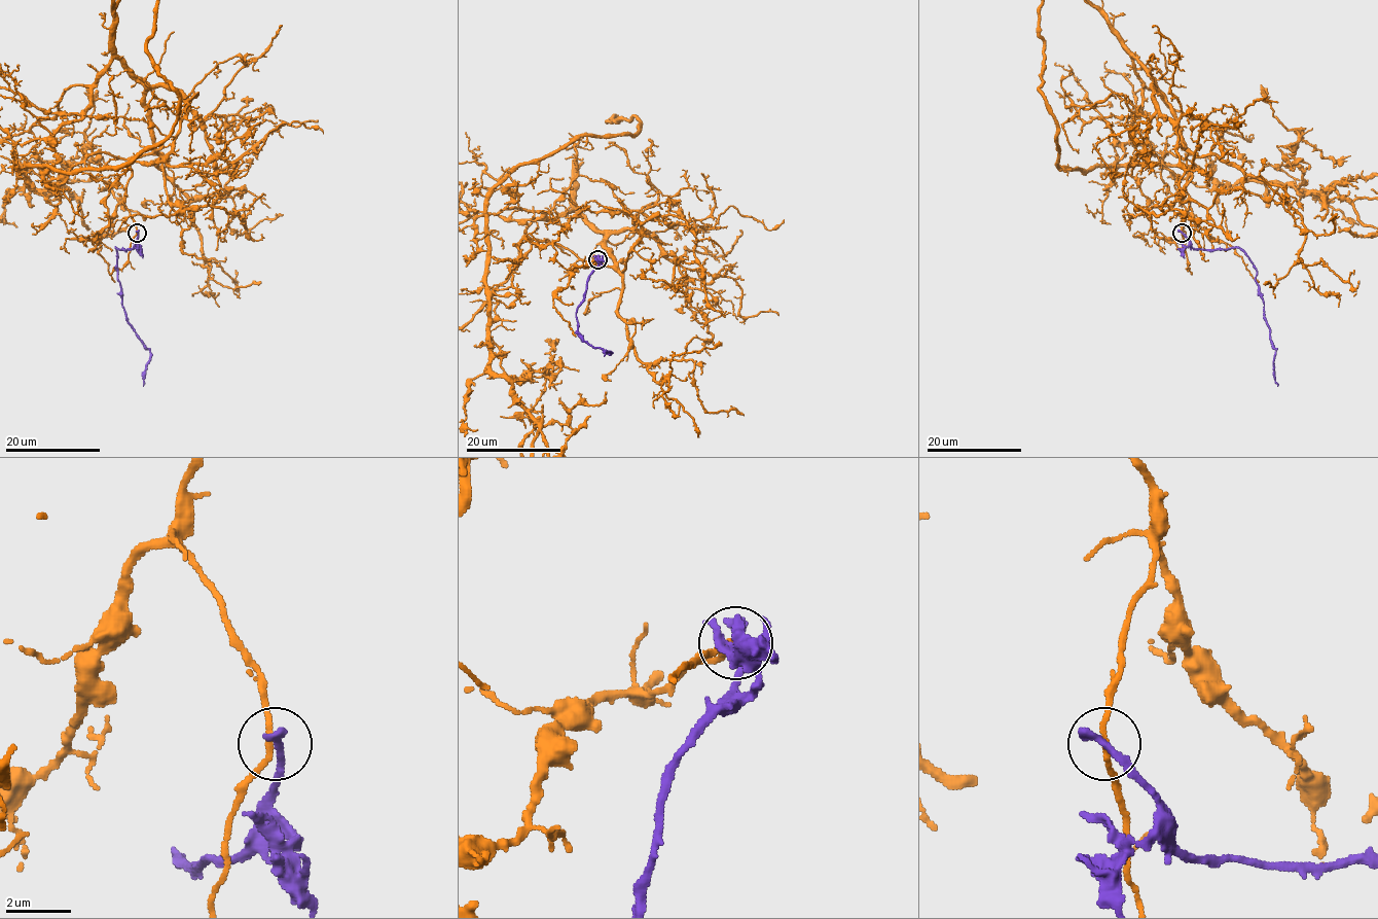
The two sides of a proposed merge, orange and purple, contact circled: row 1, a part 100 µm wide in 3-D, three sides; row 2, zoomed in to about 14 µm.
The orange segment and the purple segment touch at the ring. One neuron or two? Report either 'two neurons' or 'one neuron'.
two neurons

